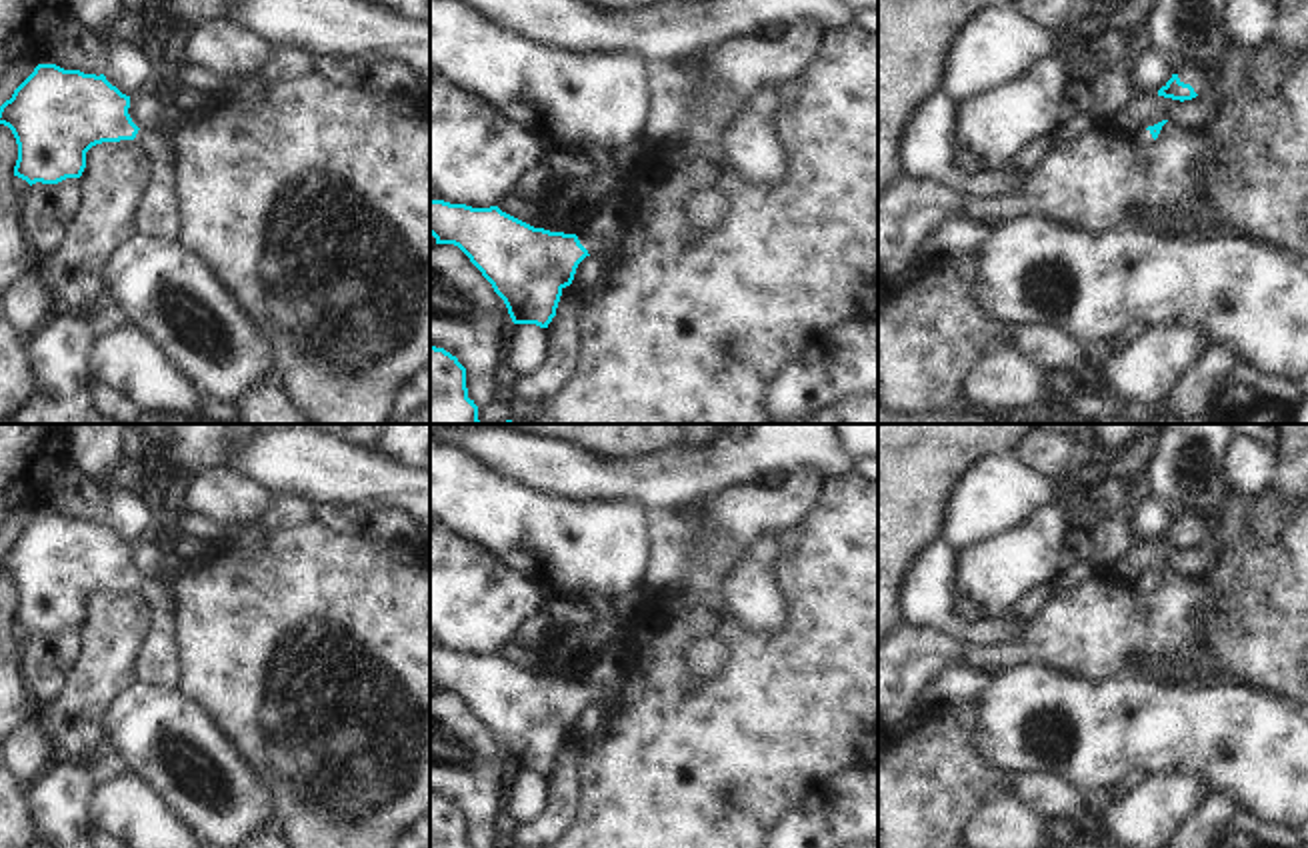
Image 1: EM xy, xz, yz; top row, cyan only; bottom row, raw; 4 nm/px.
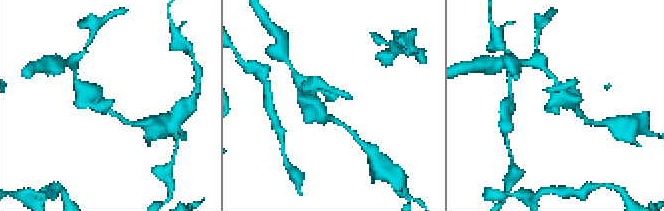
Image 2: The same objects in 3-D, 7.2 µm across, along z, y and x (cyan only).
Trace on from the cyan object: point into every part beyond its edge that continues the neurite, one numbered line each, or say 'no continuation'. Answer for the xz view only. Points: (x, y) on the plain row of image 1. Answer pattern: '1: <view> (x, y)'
1: xz (594, 694)

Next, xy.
1: xy (154, 590)

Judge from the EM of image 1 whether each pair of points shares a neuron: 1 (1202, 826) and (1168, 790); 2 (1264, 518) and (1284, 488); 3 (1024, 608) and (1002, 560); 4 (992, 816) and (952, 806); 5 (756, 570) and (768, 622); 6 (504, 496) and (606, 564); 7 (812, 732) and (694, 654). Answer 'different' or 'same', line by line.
1: different
2: same
3: different
4: different
5: same
6: same
7: different

